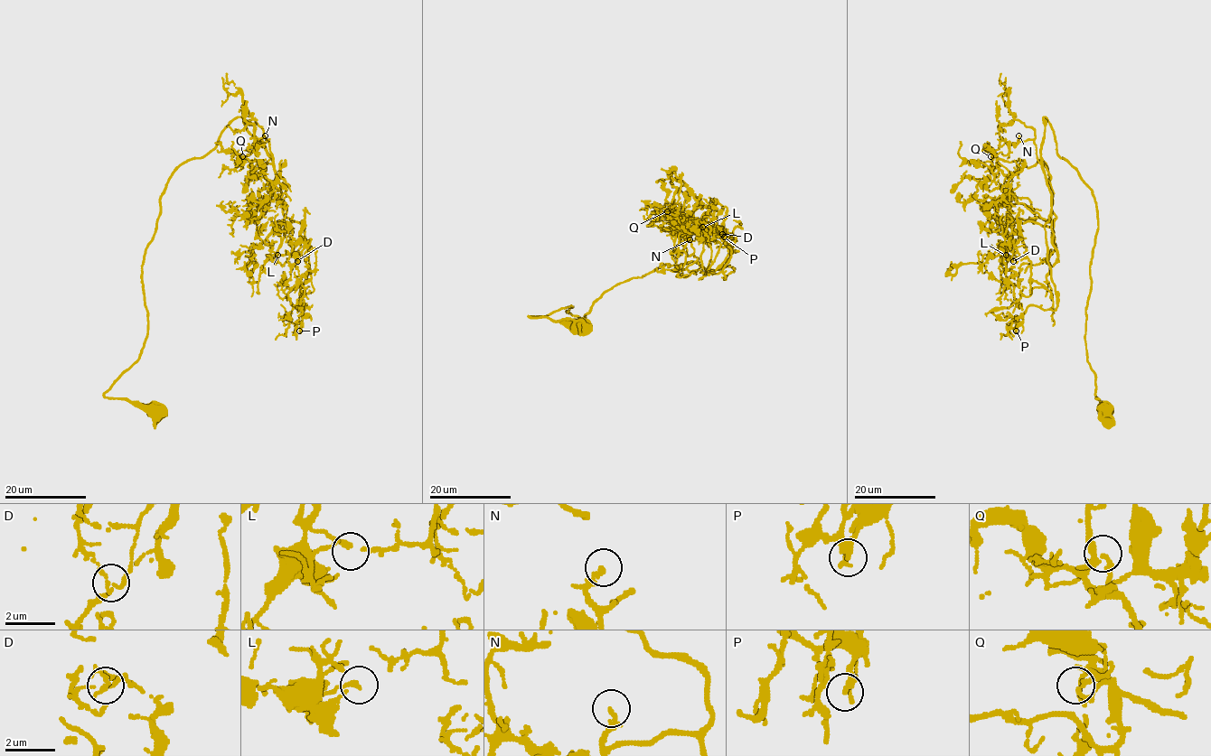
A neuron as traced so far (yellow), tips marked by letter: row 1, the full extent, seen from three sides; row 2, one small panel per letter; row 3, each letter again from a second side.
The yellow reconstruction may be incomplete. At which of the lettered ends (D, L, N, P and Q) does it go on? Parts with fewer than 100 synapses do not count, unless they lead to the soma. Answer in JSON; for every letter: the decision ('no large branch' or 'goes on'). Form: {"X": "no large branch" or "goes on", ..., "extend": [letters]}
{"D": "no large branch", "L": "no large branch", "N": "no large branch", "P": "no large branch", "Q": "no large branch", "extend": []}

